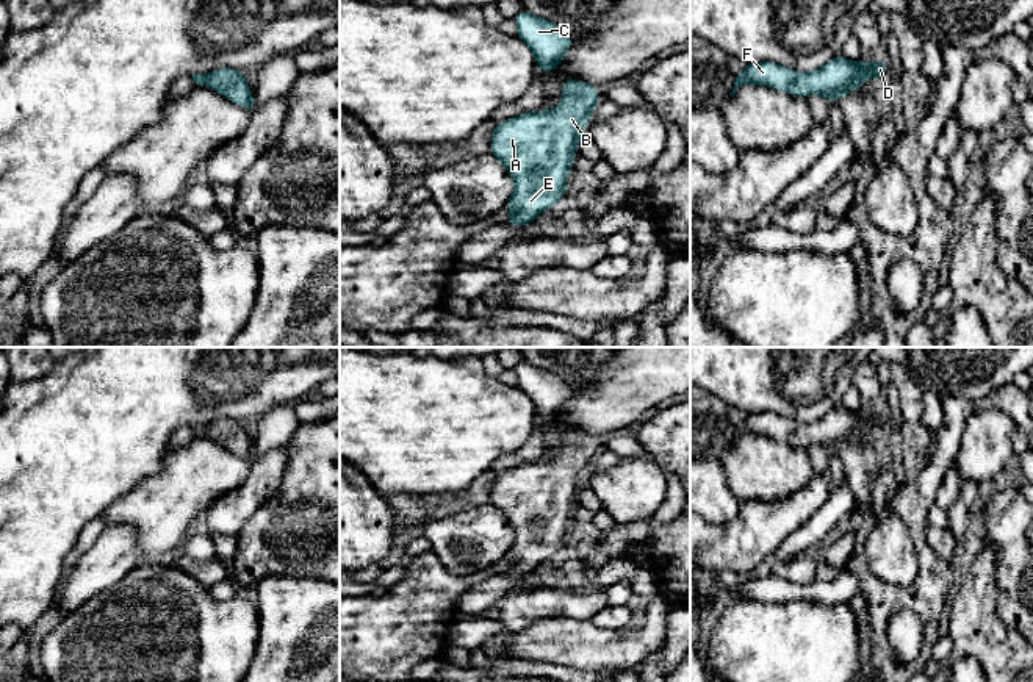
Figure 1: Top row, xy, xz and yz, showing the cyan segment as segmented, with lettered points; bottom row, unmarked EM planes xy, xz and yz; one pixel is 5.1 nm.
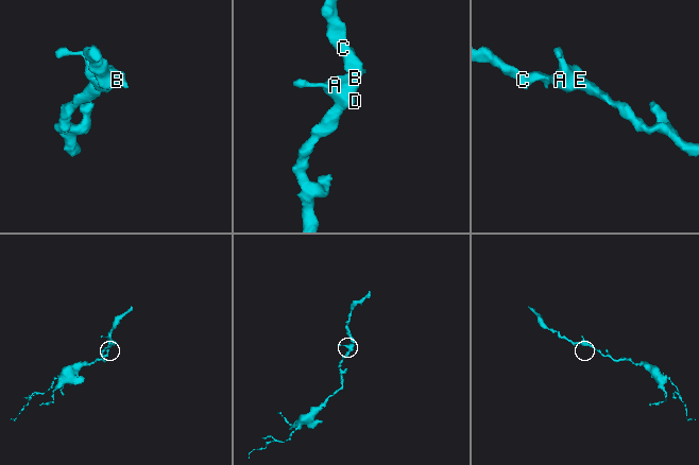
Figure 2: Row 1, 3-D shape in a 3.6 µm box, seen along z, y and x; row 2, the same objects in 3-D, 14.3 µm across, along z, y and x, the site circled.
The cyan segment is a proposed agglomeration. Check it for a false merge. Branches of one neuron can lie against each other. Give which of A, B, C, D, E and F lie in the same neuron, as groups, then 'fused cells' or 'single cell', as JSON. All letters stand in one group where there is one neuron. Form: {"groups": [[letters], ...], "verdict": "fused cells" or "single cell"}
{"groups": [["A", "B", "C", "D", "E", "F"]], "verdict": "single cell"}

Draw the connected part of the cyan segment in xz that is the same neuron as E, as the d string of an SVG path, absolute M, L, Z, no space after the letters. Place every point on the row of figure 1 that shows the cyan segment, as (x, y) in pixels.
M584 81L562 83L563 99L556 109L524 113L506 122L495 124L490 153L509 170L515 189L506 206L512 216L506 224L521 227L535 221L542 211L549 210L567 196L568 170L578 153L578 141L584 133L592 111L601 100L598 89Z

